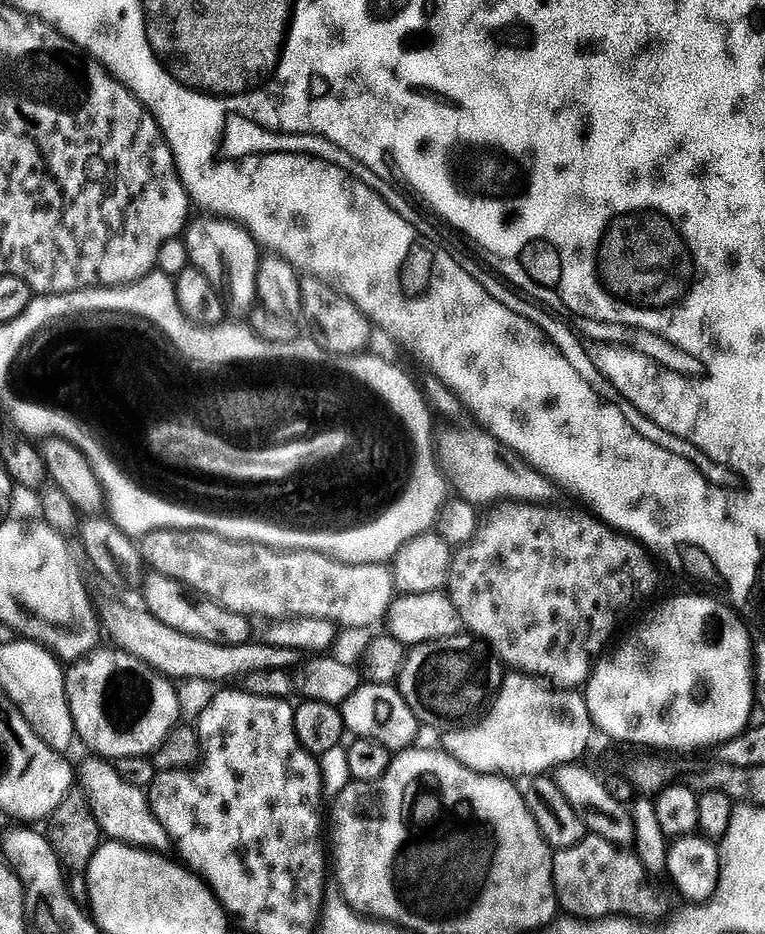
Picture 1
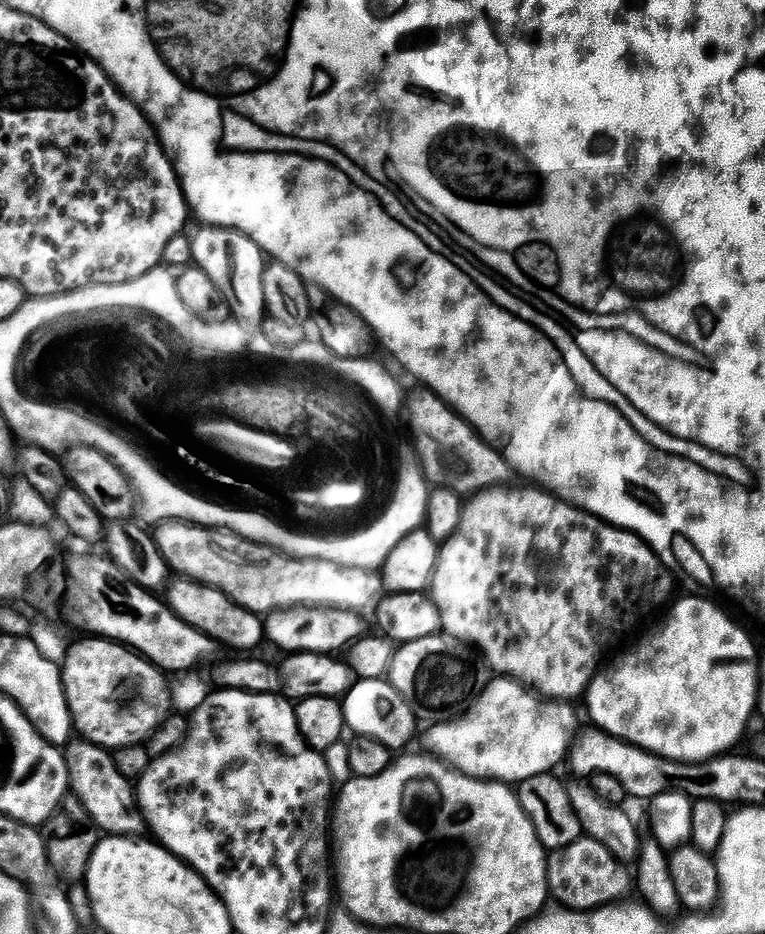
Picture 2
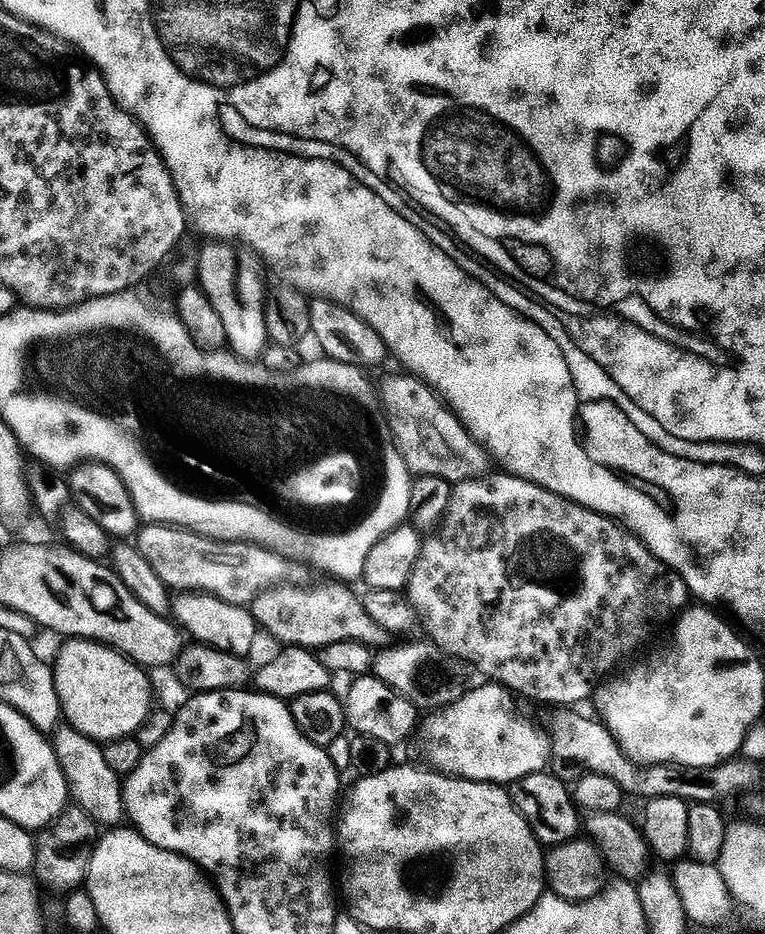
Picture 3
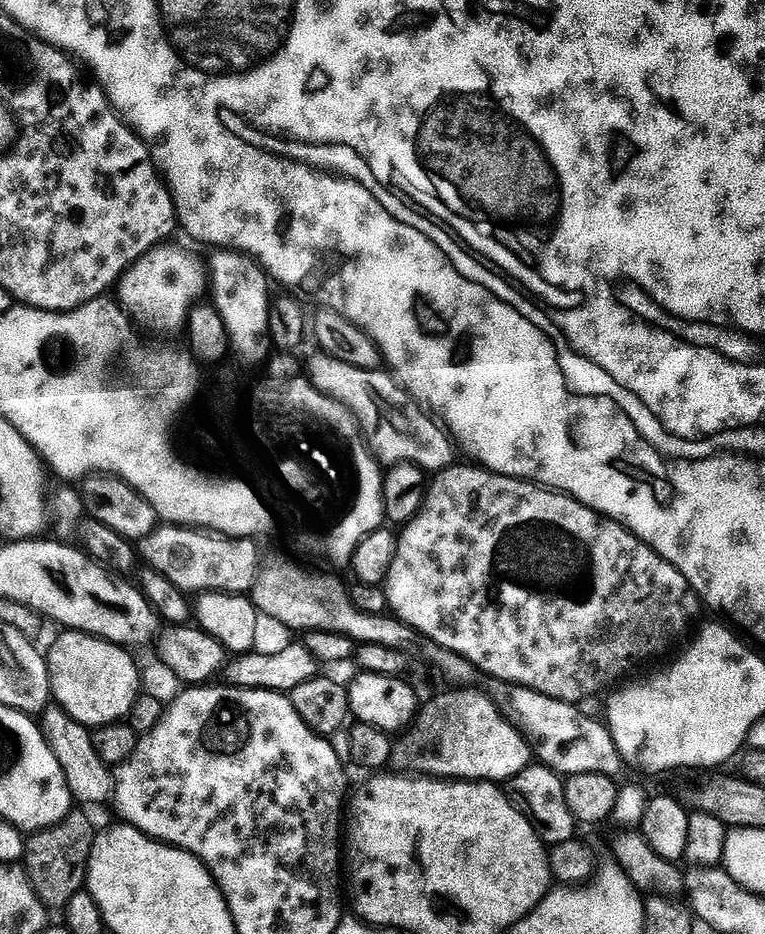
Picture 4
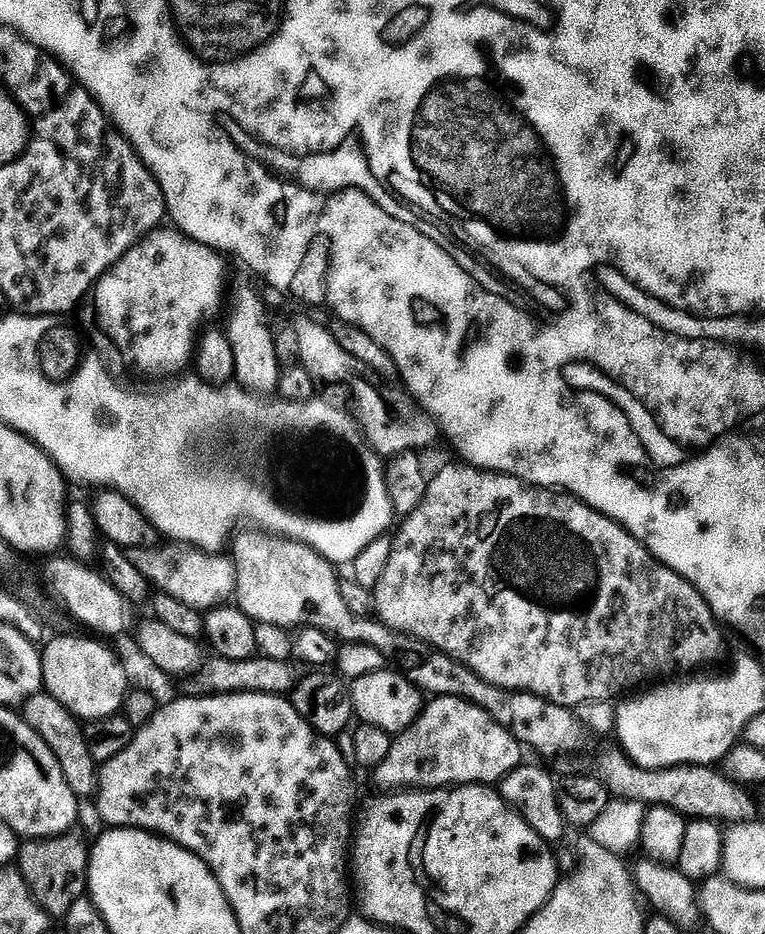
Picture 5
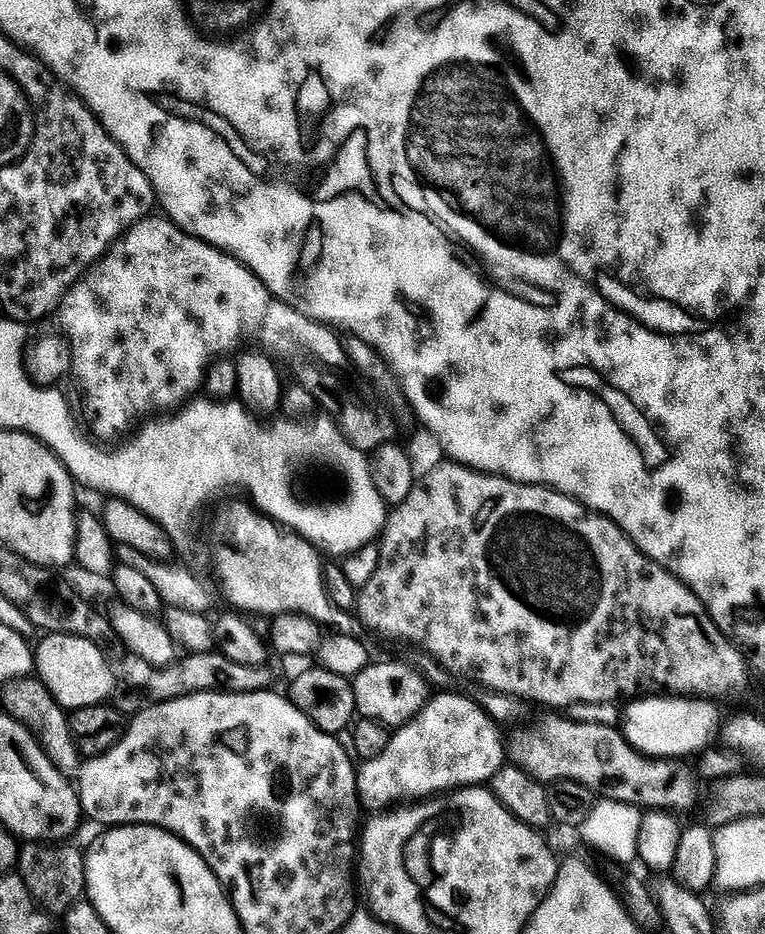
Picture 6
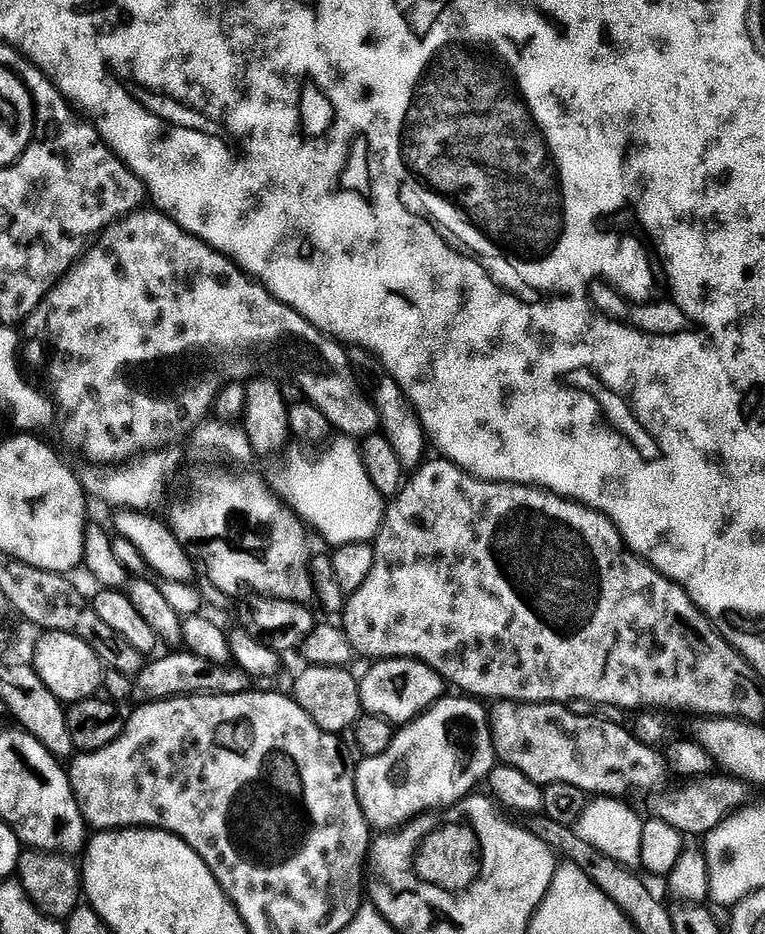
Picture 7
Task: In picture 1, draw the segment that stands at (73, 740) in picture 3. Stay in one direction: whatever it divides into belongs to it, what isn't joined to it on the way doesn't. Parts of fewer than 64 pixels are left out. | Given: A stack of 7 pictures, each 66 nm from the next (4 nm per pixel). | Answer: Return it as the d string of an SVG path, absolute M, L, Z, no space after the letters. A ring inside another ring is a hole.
M95 754L89 757L89 760L81 762L80 768L78 764L78 788L90 802L90 810L101 833L109 841L145 850L151 850L155 844L173 844L164 827L156 821L145 789L130 786L130 782L118 774L115 763L105 757Z

